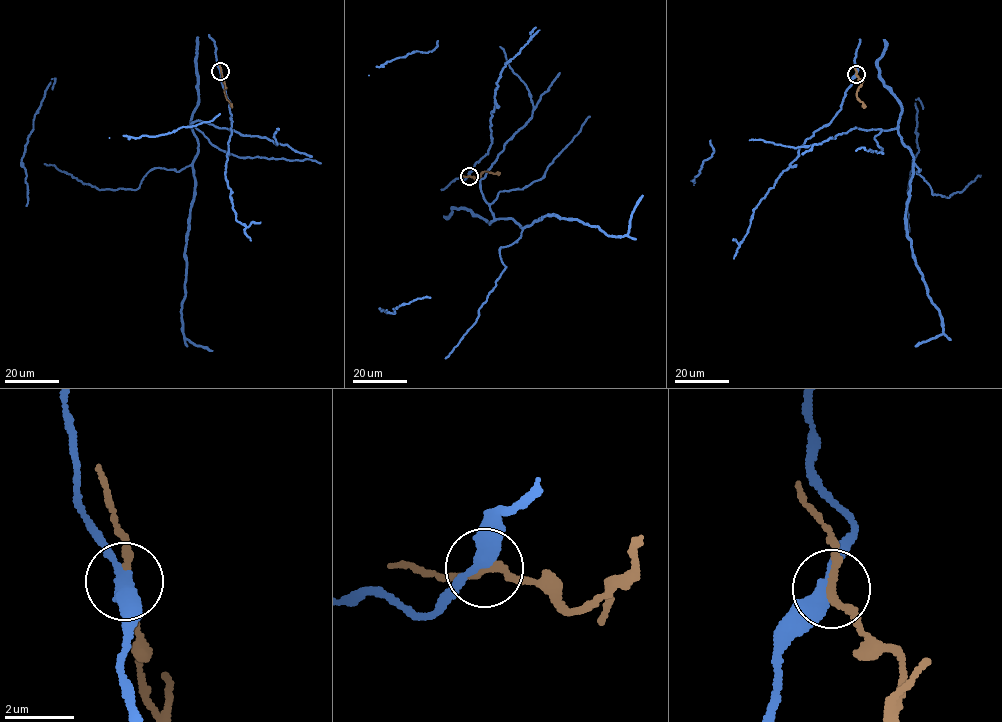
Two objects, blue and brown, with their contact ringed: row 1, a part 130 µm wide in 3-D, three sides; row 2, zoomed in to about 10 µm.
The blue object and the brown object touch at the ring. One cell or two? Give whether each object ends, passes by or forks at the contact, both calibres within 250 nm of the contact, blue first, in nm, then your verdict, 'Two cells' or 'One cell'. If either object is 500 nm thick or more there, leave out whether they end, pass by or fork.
At the ring blue passes by. At the ring brown passes by. Thickness 360 nm (blue) against 200 nm. Two cells

